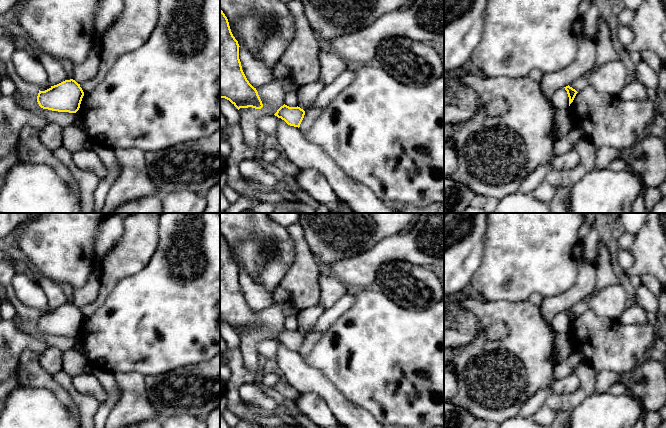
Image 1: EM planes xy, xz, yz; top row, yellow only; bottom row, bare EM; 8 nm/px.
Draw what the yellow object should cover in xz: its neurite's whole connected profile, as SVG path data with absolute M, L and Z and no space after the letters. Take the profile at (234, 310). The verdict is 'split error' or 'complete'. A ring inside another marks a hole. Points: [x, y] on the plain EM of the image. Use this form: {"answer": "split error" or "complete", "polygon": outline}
{"answer": "complete", "polygon": "M220 233L220 322L229 324L238 334L252 331L261 333L262 325L254 312L247 304L239 283L239 268L233 260L229 246Z"}

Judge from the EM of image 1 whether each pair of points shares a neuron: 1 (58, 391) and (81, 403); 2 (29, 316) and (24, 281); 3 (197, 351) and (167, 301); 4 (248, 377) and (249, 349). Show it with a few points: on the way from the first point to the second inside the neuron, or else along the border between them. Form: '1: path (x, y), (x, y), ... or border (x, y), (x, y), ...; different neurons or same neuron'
1: border (55, 381), (68, 393), (80, 414); different neurons
2: border (13, 286), (15, 295), (38, 314); different neurons
3: path (191, 339), (191, 325), (179, 313); same neuron
4: border (239, 347), (243, 364), (248, 369), (257, 369); different neurons

